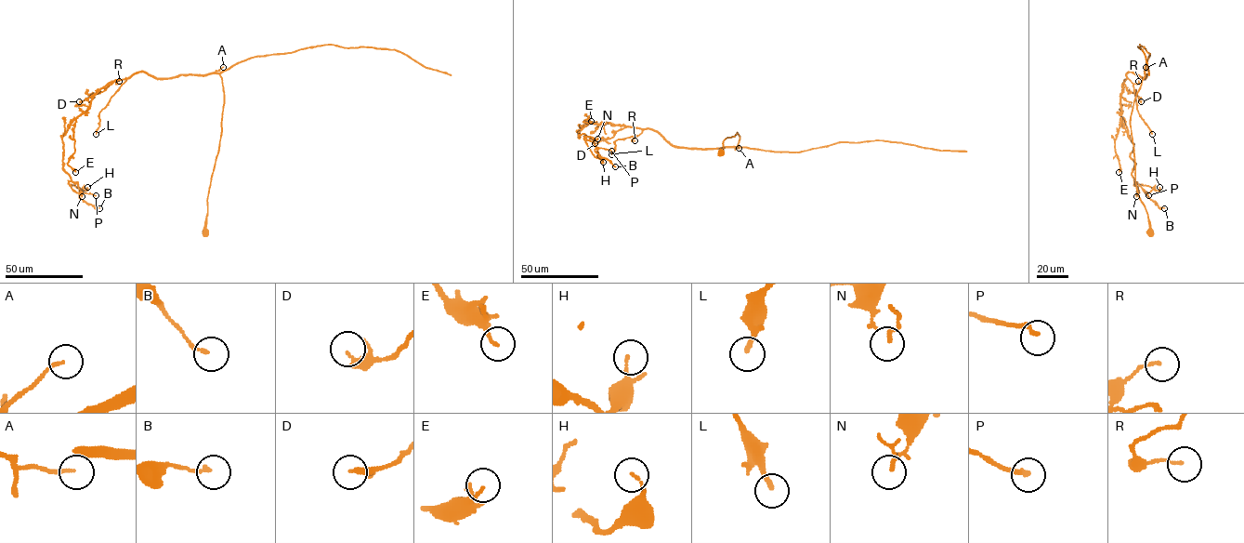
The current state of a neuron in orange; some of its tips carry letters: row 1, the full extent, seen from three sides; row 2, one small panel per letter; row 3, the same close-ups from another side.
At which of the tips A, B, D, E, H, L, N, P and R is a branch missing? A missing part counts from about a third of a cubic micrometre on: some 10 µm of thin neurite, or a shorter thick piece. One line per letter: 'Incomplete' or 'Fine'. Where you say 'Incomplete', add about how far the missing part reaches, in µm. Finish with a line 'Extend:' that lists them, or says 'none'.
A: Fine
B: Fine
D: Fine
E: Fine
H: Fine
L: Incomplete. Missing length about 25 µm
N: Fine
P: Fine
R: Fine
Extend: L

